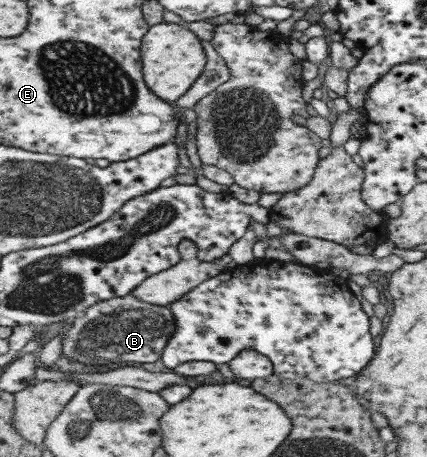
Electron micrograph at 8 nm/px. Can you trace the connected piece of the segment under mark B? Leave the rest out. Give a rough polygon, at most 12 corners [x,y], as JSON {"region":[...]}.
{"region":[[132,295],[79,314],[61,358],[91,366],[157,362],[170,305]]}

